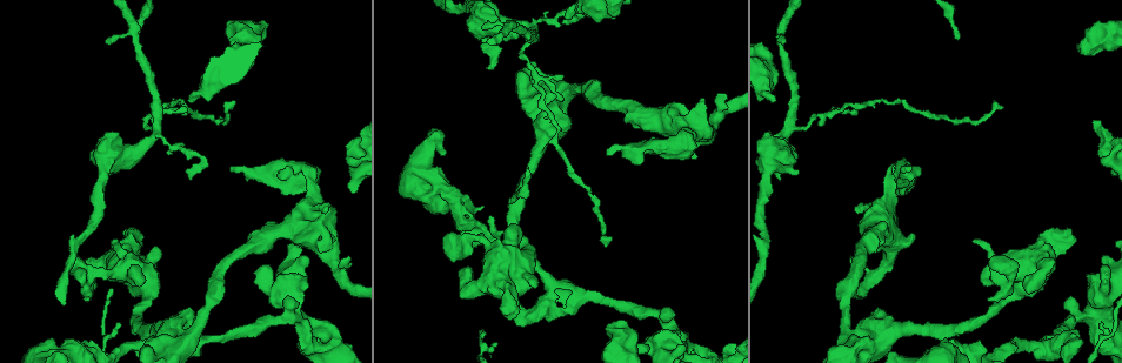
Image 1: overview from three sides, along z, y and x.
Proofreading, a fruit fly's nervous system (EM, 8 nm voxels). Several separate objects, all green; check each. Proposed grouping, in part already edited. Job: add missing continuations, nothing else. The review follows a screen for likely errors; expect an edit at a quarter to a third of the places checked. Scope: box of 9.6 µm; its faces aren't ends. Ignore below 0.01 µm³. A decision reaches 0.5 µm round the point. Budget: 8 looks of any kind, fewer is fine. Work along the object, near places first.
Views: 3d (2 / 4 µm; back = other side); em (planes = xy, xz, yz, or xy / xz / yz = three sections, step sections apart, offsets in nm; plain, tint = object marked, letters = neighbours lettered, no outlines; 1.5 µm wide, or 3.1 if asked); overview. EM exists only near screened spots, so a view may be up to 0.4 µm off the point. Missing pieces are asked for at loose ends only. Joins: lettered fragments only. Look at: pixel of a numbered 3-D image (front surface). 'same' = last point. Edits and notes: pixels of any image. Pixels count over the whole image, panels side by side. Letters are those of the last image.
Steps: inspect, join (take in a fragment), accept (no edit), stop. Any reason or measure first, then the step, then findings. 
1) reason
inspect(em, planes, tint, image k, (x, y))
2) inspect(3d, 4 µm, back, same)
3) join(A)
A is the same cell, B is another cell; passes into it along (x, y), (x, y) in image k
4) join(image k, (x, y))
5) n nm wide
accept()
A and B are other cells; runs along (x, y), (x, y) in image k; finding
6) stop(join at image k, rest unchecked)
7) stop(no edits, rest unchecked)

stops while still wide
inspect(3d, 2 µm, image 1, (568, 16))

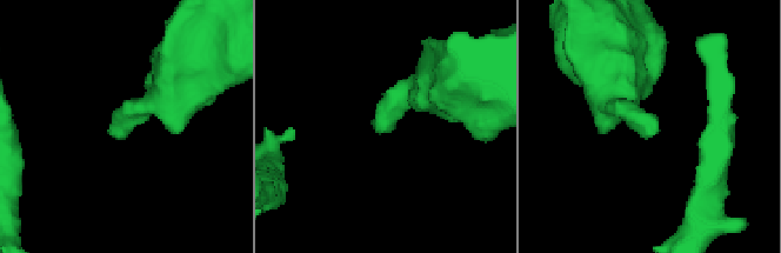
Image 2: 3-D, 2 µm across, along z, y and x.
need the tissue
inspect(em, planes, letters, image 2, (125, 137))

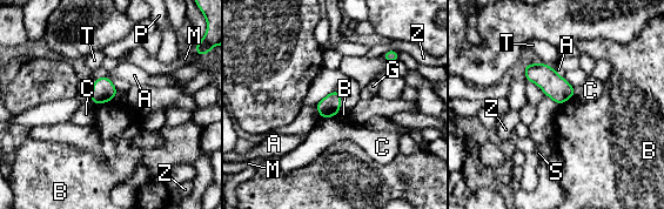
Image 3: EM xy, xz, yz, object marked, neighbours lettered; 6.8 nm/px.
accept()
A, B, C, G, M, P, S, T and Z are other cells; border along (112, 99), (95, 105) in image 3; none of them fits

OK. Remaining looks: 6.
an open end
inspect(3d, 4 µm, image 1, (326, 244))

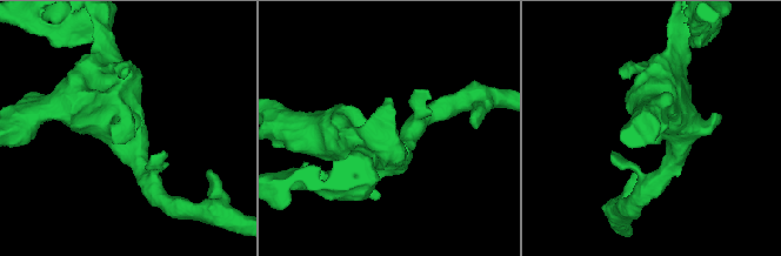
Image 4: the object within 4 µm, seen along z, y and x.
inspect(em, yz, step 4, letters, image 4, (126, 128))

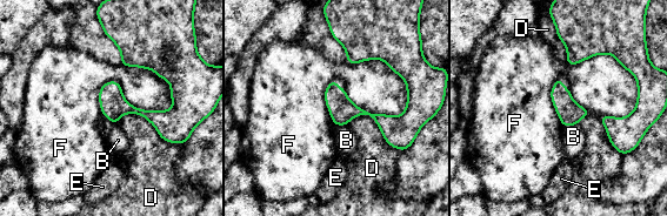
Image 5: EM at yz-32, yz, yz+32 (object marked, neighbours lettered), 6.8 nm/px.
accept()
B, D, E and F are other cells; runs along (111, 26), (173, 81), (174, 107), (160, 130) in image 5; no lettered fragment goes on from it

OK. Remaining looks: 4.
free end
inspect(em, yz, step 4, letters, image 1, (259, 268))

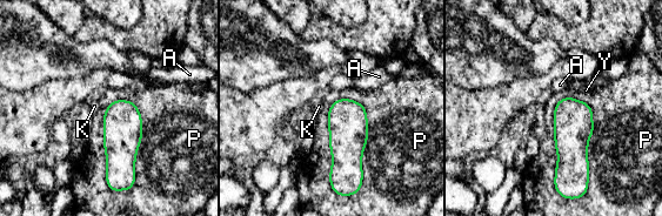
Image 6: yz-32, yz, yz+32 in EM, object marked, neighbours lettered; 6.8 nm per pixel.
accept()
A, K, P and Y are other cells; border along (339, 98), (366, 112), (361, 188) in image 6; none of them fits

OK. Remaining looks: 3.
stop(no edits, rest unchecked)

